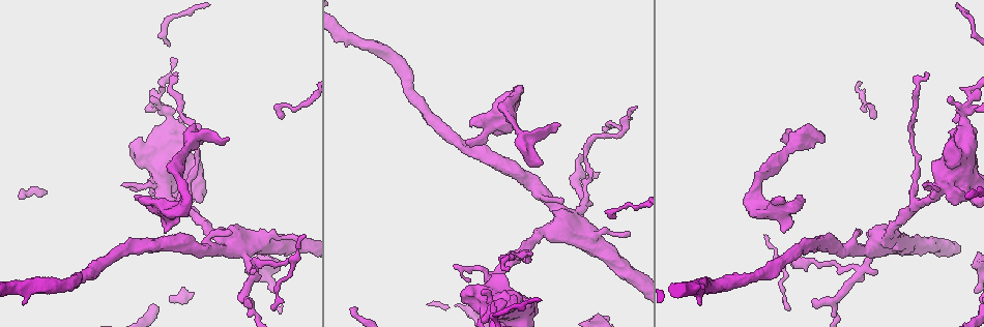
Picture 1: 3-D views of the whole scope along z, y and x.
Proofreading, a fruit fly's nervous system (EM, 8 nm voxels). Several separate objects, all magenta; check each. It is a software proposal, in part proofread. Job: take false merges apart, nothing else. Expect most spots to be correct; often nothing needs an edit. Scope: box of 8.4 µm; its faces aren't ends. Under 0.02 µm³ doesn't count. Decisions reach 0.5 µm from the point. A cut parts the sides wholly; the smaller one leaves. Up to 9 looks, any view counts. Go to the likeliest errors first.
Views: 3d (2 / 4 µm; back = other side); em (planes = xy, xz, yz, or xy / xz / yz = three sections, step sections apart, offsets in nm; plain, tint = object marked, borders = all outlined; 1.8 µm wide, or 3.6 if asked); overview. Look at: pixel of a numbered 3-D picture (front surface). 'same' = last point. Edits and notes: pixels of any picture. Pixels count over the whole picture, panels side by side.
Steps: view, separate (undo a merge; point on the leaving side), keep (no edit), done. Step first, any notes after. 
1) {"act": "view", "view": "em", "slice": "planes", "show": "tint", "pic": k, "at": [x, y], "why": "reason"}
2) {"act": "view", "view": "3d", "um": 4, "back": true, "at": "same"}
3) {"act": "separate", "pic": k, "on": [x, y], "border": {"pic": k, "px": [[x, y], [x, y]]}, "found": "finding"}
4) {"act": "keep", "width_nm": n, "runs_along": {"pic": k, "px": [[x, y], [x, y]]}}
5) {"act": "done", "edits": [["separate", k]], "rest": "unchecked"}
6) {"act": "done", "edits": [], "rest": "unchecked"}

{"act": "view", "view": "3d", "um": 2, "pic": 1, "at": [877, 238], "why": "looks like a crossing"}

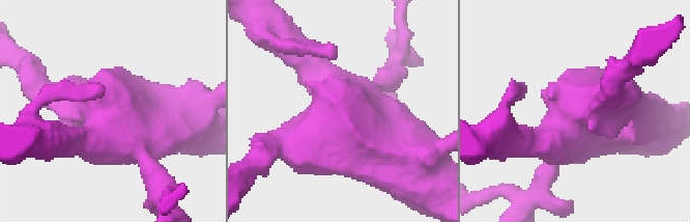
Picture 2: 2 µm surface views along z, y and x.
{"act": "view", "view": "em", "slice": "xy", "step": 8, "show": "tint", "pic": 2, "at": [108, 111], "arms": 4}

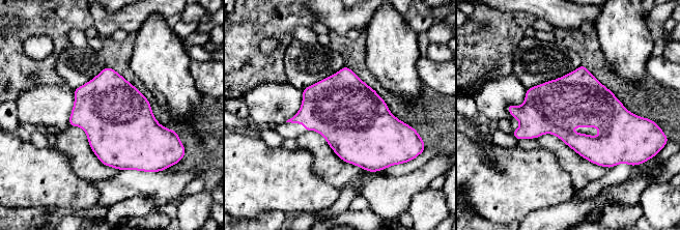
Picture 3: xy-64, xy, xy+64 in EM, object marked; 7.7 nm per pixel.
{"act": "view", "view": "em", "slice": "planes", "show": "tint", "at": "same"}

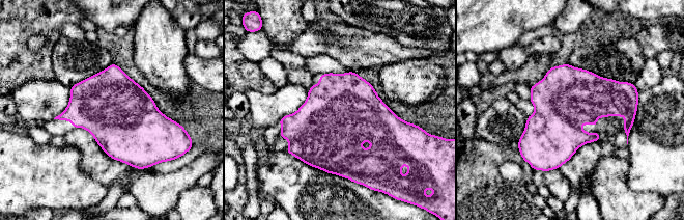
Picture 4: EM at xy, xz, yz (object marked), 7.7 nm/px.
{"act": "keep", "found": "one neuron here"}

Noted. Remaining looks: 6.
{"act": "view", "view": "em", "slice": "yz", "step": 16, "show": "tint", "pic": 1, "at": [513, 261], "why": "sharp bend"}

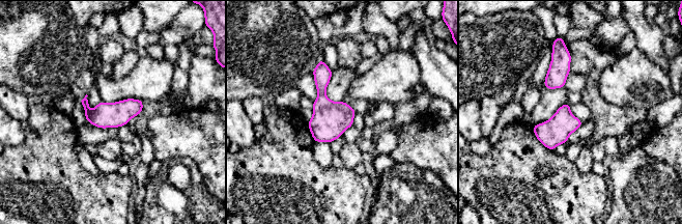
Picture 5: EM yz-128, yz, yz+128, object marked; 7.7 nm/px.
{"act": "keep", "found": "continuous, no second neuron"}

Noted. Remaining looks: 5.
{"act": "view", "view": "em", "slice": "yz", "step": 16, "show": "tint", "pic": 1, "at": [969, 108], "why": "calibre changes"}

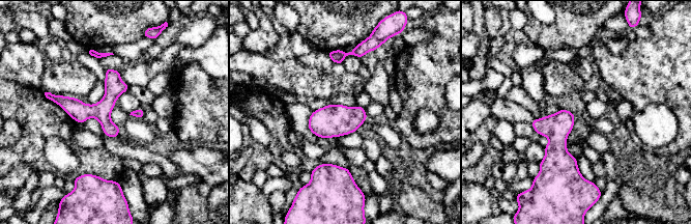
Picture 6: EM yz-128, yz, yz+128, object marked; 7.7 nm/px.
{"act": "keep", "runs_along": {"pic": 6, "px": [[535, 121], [579, 176]]}, "found": "all the same neuron"}

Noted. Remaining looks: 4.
{"act": "view", "view": "em", "slice": "xz", "step": 8, "show": "tint", "pic": 1, "at": [190, 140], "why": "abrupt turn"}

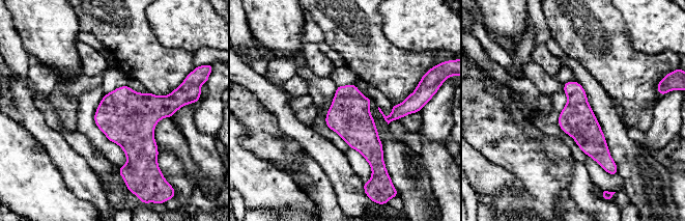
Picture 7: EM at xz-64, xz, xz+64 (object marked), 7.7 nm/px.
{"act": "view", "view": "em", "slice": "planes", "show": "tint", "at": "same"}

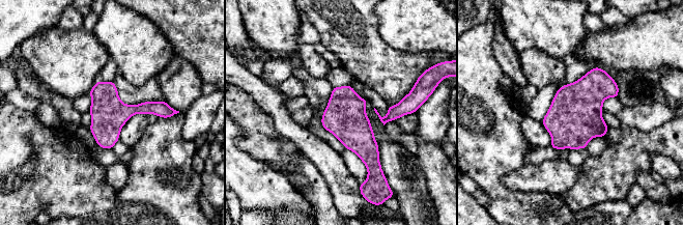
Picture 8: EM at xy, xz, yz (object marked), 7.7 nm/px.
{"act": "keep", "found": "one neuron here"}

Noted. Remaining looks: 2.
{"act": "done", "edits": [], "rest": "unchecked"}

